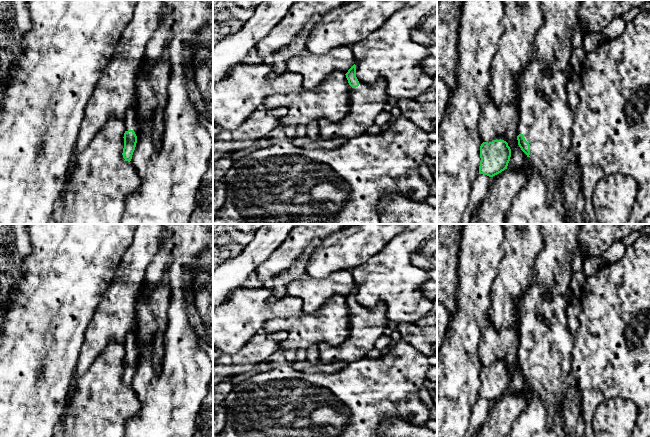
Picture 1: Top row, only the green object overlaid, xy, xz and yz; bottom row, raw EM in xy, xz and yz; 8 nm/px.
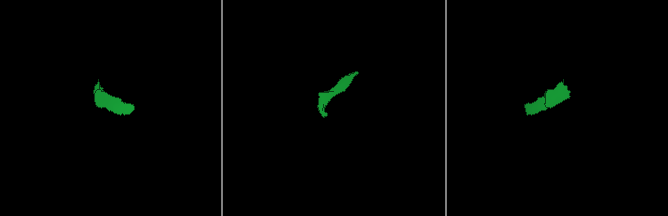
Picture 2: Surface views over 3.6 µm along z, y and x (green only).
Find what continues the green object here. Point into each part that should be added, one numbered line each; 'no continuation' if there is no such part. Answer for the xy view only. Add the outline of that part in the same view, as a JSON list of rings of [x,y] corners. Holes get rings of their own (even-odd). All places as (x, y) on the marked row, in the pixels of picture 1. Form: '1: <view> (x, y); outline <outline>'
1: xy (131, 120); outline [[[136,90],[135,104],[130,109],[127,110],[124,122],[125,122],[125,131],[133,130],[138,140],[139,118],[137,116],[137,104],[138,104],[138,92]]]

